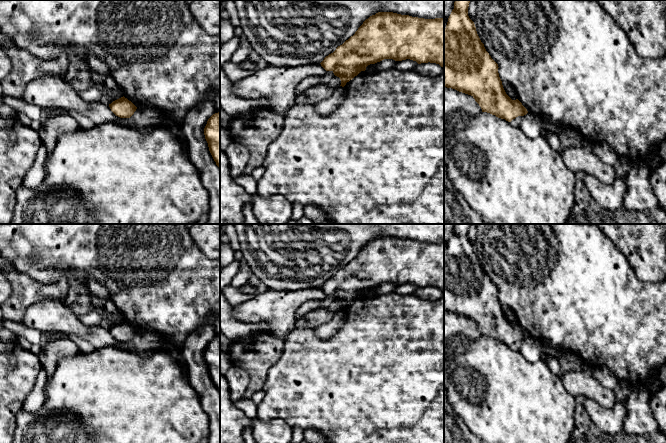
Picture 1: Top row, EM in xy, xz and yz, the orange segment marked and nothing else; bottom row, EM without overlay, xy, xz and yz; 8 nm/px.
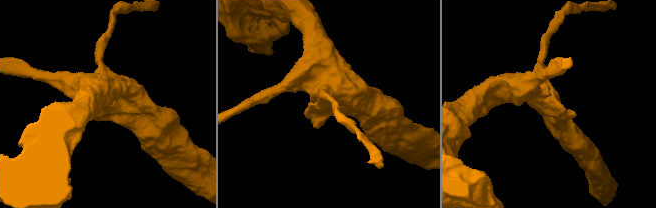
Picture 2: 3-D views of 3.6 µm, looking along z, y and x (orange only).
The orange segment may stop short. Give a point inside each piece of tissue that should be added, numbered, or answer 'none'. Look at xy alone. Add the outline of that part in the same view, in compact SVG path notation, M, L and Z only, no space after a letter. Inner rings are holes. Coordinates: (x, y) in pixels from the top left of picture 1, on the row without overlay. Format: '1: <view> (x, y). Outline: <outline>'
none

